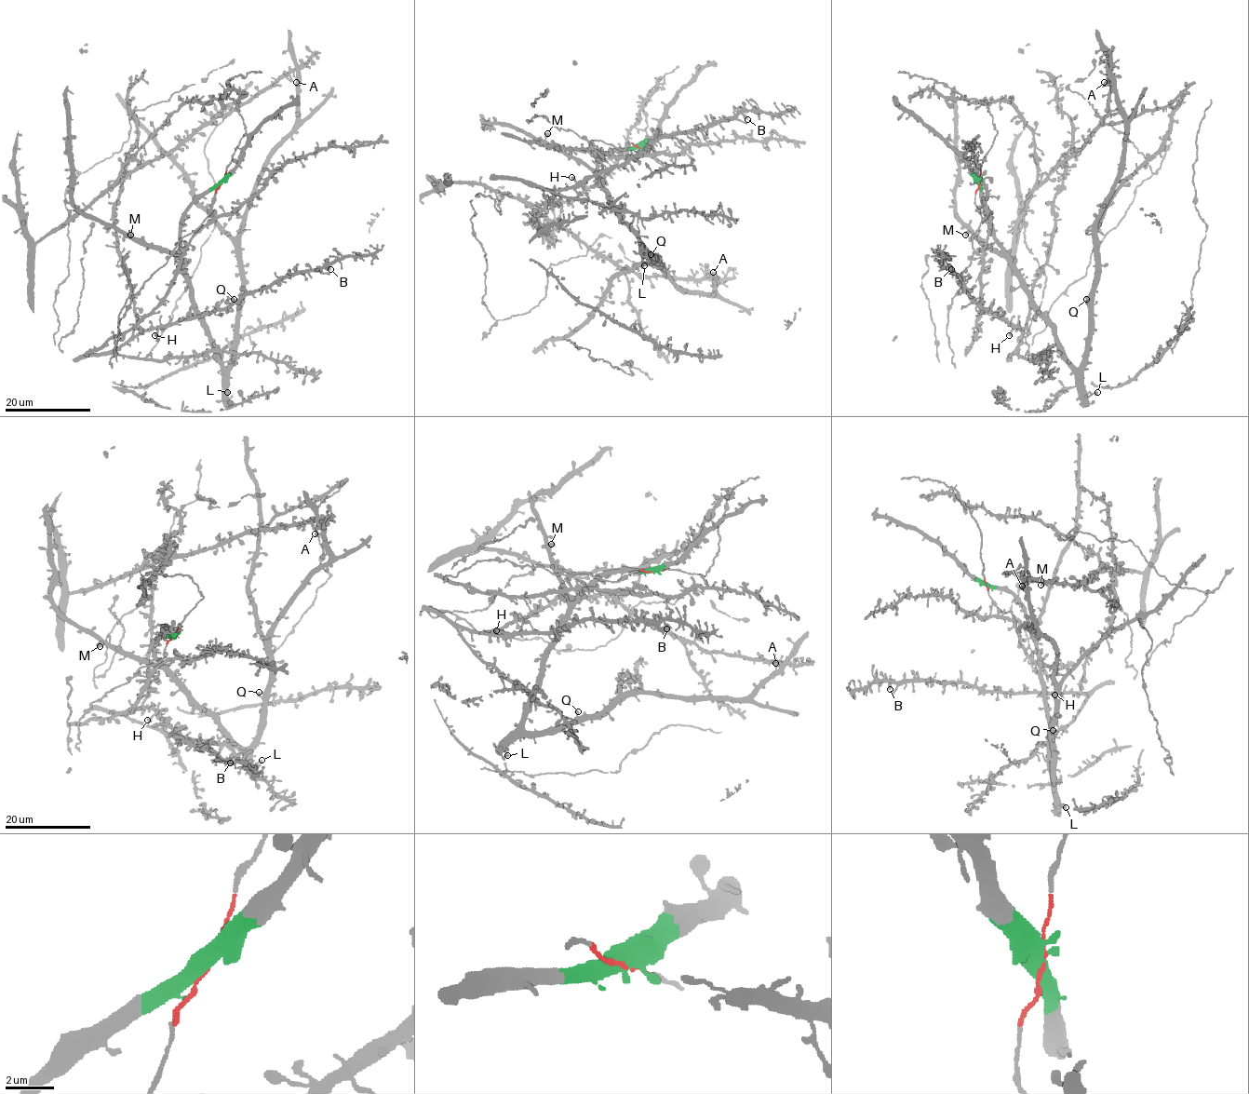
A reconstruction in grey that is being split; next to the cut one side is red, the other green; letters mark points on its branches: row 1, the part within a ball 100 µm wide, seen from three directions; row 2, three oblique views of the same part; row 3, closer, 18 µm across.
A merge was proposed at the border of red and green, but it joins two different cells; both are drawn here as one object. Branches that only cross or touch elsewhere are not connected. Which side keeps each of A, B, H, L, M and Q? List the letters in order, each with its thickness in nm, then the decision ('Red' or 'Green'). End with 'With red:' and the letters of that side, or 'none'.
A: Thickness 500 nm. Green
B: Thickness 320 nm. Red
H: Thickness 440 nm. Red
L: Thickness 400 nm. Green
M: Thickness 600 nm. Green
Q: Thickness 440 nm. Green
With red: B, H

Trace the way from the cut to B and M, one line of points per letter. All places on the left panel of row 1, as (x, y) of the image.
B: (221, 182), (246, 129), (233, 99), (187, 101), (122, 168), (113, 226), (134, 297), (133, 334), (330, 269)
M: (221, 182), (207, 190), (187, 211), (181, 228), (181, 247), (175, 251), (161, 250), (131, 235)

